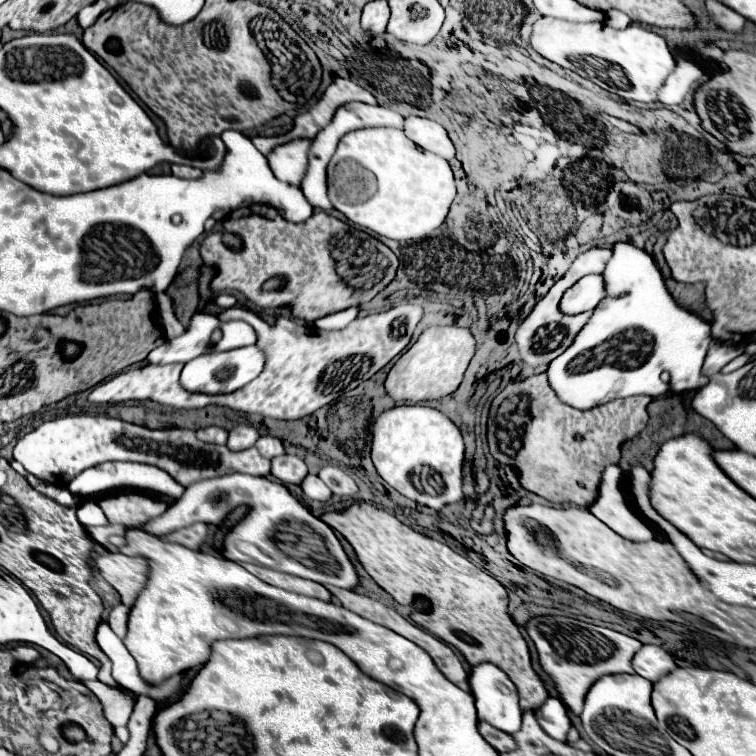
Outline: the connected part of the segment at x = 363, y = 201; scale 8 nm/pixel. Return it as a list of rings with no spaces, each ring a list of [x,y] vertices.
[[[361,128],[347,132],[327,164],[327,196],[351,224],[369,234],[399,242],[419,242],[441,226],[455,198],[447,160],[411,144],[399,128]]]

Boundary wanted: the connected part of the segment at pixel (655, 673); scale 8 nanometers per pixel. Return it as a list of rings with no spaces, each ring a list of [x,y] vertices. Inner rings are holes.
[[[643,646],[637,654],[635,654],[635,660],[633,660],[633,670],[647,678],[649,682],[657,682],[661,676],[673,672],[677,668],[675,660],[671,658],[671,654],[667,654],[663,648],[659,646]]]

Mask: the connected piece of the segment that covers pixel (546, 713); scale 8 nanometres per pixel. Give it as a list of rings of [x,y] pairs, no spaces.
[[[547,698],[545,704],[535,712],[535,718],[545,734],[549,734],[555,740],[565,740],[565,734],[571,726],[571,720],[567,716],[567,710],[563,708],[559,698]]]

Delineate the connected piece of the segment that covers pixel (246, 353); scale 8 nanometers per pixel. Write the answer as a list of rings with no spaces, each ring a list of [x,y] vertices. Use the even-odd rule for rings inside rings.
[[[243,346],[235,348],[229,352],[213,352],[207,356],[193,358],[191,362],[185,364],[181,372],[181,386],[187,392],[205,392],[205,394],[225,394],[225,392],[235,392],[247,382],[251,382],[259,372],[263,370],[265,356],[257,346]]]

